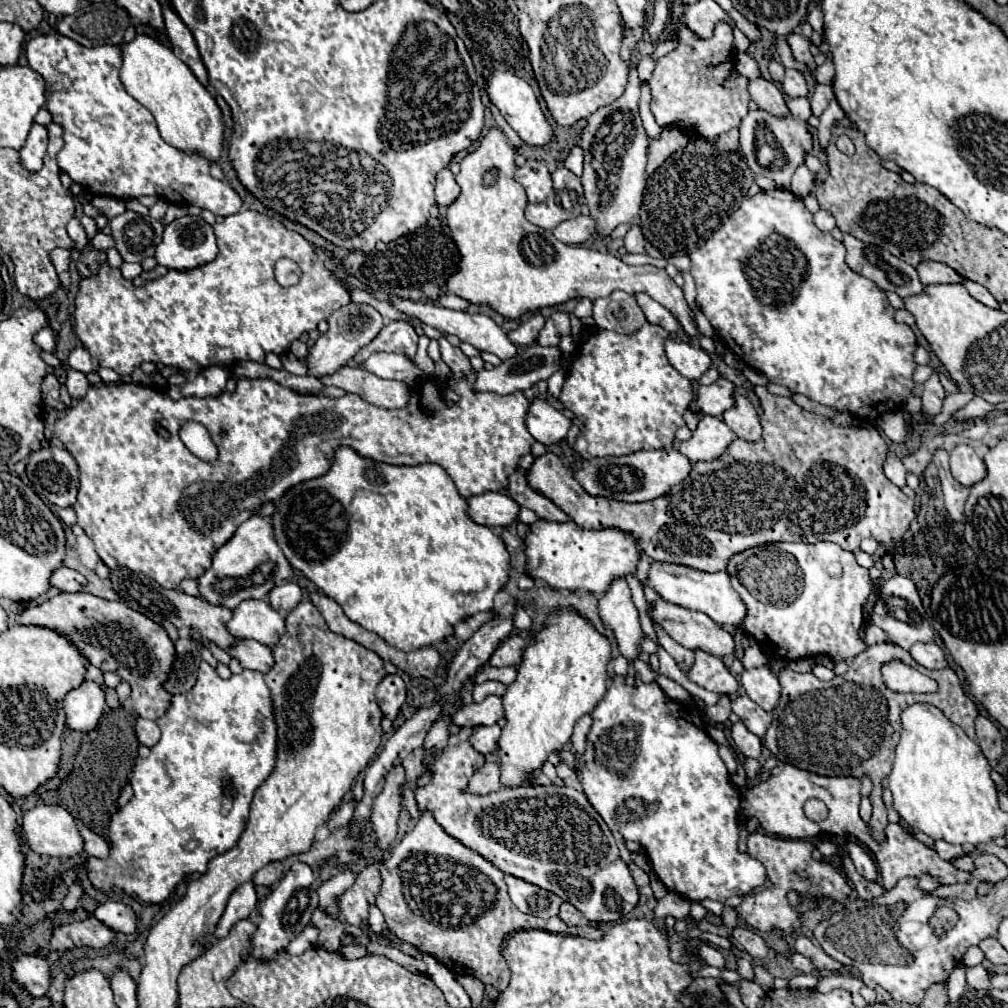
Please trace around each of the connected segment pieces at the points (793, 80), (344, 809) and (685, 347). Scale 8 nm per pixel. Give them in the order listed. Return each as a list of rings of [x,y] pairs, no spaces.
[[[787,68],[787,76],[785,76],[785,80],[783,80],[781,86],[783,86],[783,92],[785,92],[789,98],[807,96],[807,92],[809,92],[803,74],[801,74],[799,70],[793,70],[793,68]]]
[[[351,798],[347,804],[341,804],[341,808],[339,808],[339,810],[331,816],[331,820],[327,822],[329,830],[331,830],[331,832],[335,832],[339,826],[345,826],[345,824],[353,818],[357,804],[359,804],[359,800],[355,800],[355,798]]]
[[[669,338],[663,342],[663,346],[665,346],[665,354],[667,354],[669,364],[689,380],[699,380],[699,376],[711,366],[709,354],[701,348],[693,348],[687,342],[679,342],[679,340]]]

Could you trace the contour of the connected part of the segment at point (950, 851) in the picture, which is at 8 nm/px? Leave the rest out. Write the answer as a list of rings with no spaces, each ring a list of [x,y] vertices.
[[[937,840],[935,842],[935,850],[937,850],[937,854],[943,860],[949,860],[949,862],[953,862],[955,858],[959,858],[959,856],[965,854],[961,846],[955,846],[955,844],[949,844],[949,842],[943,842],[943,840]]]

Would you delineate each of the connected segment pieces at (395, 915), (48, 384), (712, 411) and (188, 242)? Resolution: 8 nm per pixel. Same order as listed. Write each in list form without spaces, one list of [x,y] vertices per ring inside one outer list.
[[[429,812],[421,814],[421,820],[417,826],[405,834],[405,838],[393,848],[391,856],[387,862],[383,862],[381,868],[381,892],[375,900],[377,908],[383,912],[385,922],[391,932],[395,932],[401,940],[413,944],[417,950],[431,954],[437,958],[441,964],[445,964],[451,972],[455,974],[467,974],[483,984],[495,986],[499,992],[503,992],[509,986],[511,972],[501,956],[501,944],[507,934],[517,932],[517,930],[527,930],[527,928],[539,928],[547,932],[557,932],[557,934],[577,934],[577,936],[587,936],[587,938],[601,938],[603,932],[597,926],[583,926],[583,928],[571,928],[567,926],[561,918],[537,918],[519,912],[513,902],[509,900],[507,886],[503,882],[503,872],[489,864],[481,854],[473,852],[471,848],[465,848],[459,840],[453,840],[435,820],[429,816]]]
[[[45,376],[41,388],[43,388],[45,404],[55,408],[55,410],[63,410],[63,404],[59,402],[59,382],[57,382],[57,376]]]
[[[719,378],[711,386],[699,386],[695,390],[697,410],[705,416],[721,416],[727,408],[735,404],[733,400],[733,384],[729,380]]]
[[[183,216],[171,222],[163,232],[163,242],[155,250],[157,264],[179,272],[185,272],[189,268],[201,268],[201,264],[209,264],[215,256],[217,256],[217,244],[213,238],[213,228],[199,216]]]

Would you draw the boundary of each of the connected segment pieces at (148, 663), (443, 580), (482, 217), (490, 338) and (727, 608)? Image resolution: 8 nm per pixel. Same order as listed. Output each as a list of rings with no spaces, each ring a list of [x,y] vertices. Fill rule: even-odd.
[[[57,594],[47,602],[25,608],[15,614],[15,622],[21,626],[41,626],[61,632],[85,660],[103,672],[117,672],[125,682],[131,684],[133,706],[139,716],[157,720],[169,706],[169,694],[163,690],[163,682],[171,672],[173,664],[173,642],[167,632],[149,620],[147,616],[127,608],[123,602],[109,602],[93,594]]]
[[[341,446],[335,450],[333,464],[329,466],[325,476],[305,480],[297,486],[289,488],[275,502],[275,514],[271,516],[271,524],[273,524],[275,540],[277,540],[279,548],[285,552],[285,558],[289,560],[289,564],[293,568],[301,570],[319,590],[323,590],[329,598],[333,598],[343,608],[345,616],[349,616],[349,620],[353,620],[355,624],[361,624],[369,632],[375,632],[387,644],[395,646],[397,650],[403,650],[403,652],[411,652],[415,648],[423,648],[423,646],[431,646],[435,642],[441,642],[453,634],[453,624],[457,624],[459,620],[463,620],[471,614],[477,614],[477,612],[493,610],[493,598],[503,588],[503,584],[507,582],[509,552],[505,550],[505,544],[501,542],[501,538],[497,534],[493,534],[491,528],[479,526],[467,516],[467,500],[463,496],[459,496],[449,474],[439,464],[431,464],[431,462],[417,464],[417,466],[381,464],[377,460],[369,460],[369,458],[353,452],[353,448]],[[327,538],[329,538],[329,542],[335,540],[333,552],[329,552],[325,546]]]
[[[491,128],[479,148],[461,160],[461,172],[455,176],[461,194],[447,208],[447,226],[461,252],[457,272],[449,276],[443,292],[455,294],[469,304],[489,306],[505,320],[517,320],[527,312],[545,306],[557,306],[571,298],[605,298],[615,290],[627,294],[645,292],[663,304],[689,336],[697,336],[691,308],[685,308],[683,290],[669,274],[655,266],[629,266],[621,258],[581,246],[559,242],[549,230],[525,220],[527,196],[521,184],[513,180],[515,150],[507,144],[499,128]]]
[[[391,296],[389,298],[391,304],[409,314],[409,316],[415,316],[419,318],[421,322],[441,330],[443,334],[455,334],[461,342],[467,342],[471,346],[475,346],[479,352],[491,352],[495,356],[499,356],[501,360],[509,360],[511,356],[517,356],[517,348],[515,344],[509,340],[509,336],[503,332],[501,326],[497,326],[489,316],[485,314],[467,314],[467,312],[455,312],[455,310],[447,310],[447,308],[437,308],[437,306],[429,306],[429,304],[421,304],[421,302],[413,302],[413,300],[401,300],[401,298],[395,298]]]
[[[653,562],[647,574],[645,584],[649,588],[653,588],[663,600],[689,608],[689,610],[697,610],[707,614],[713,622],[717,624],[733,624],[733,626],[741,626],[743,618],[745,618],[745,606],[741,602],[741,598],[737,596],[737,592],[731,588],[731,580],[727,572],[701,572],[689,566],[681,566],[681,564],[669,564],[669,562]]]

